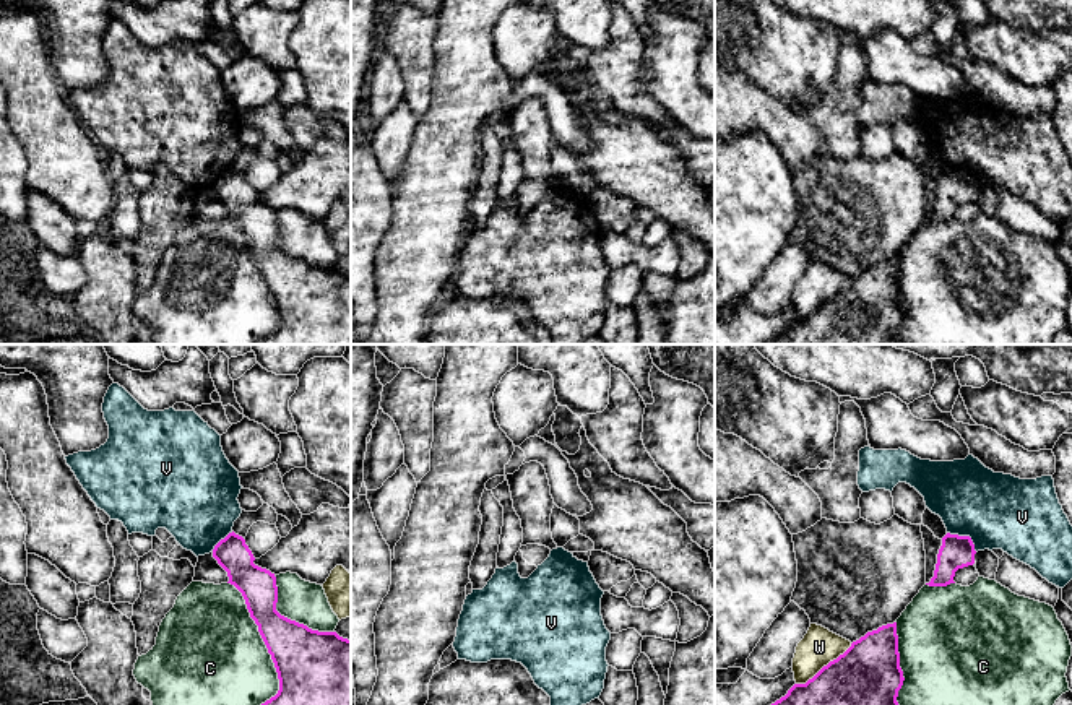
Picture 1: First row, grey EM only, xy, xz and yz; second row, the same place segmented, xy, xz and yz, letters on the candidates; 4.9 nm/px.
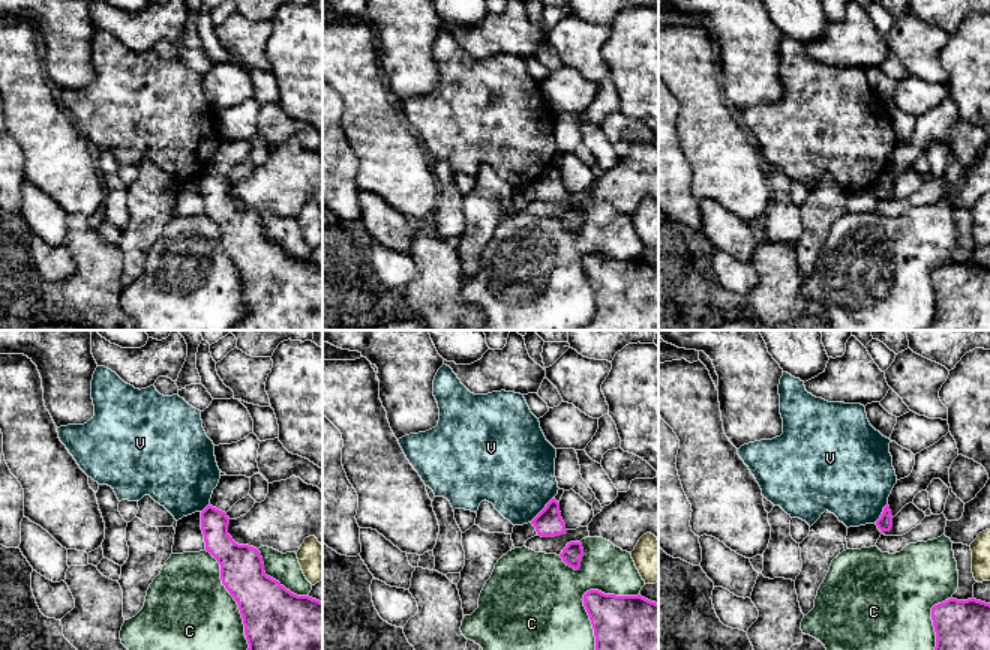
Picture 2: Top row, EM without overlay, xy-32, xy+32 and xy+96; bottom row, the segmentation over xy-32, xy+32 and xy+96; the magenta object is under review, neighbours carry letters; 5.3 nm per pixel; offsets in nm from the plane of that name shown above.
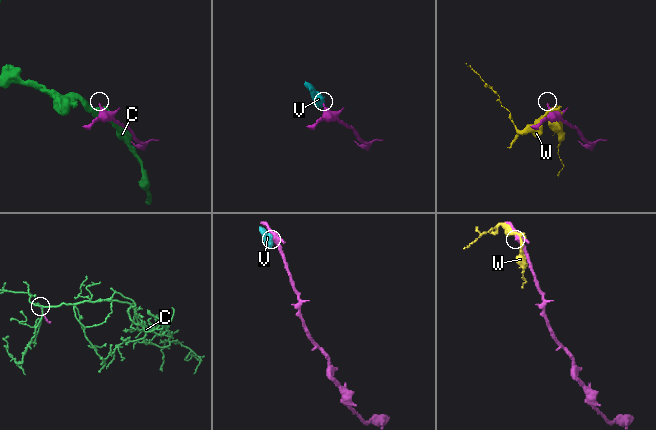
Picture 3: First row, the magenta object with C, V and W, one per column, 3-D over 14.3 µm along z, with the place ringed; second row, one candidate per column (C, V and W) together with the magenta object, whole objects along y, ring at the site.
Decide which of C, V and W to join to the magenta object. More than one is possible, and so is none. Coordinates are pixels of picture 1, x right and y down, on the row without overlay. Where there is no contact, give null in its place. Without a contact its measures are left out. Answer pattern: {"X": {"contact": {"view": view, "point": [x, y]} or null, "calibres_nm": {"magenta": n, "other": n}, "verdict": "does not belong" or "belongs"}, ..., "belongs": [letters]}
{"C": {"contact": {"view": "xy", "point": [265, 280]}, "calibres_nm": {"magenta": 340, "other": 500}, "verdict": "does not belong"}, "V": {"contact": {"view": "yz", "point": [965, 173]}, "calibres_nm": {"magenta": 160, "other": 380}, "verdict": "does not belong"}, "W": {"contact": {"view": "yz", "point": [824, 302]}, "calibres_nm": {"magenta": 460, "other": 180}, "verdict": "does not belong"}, "belongs": []}

